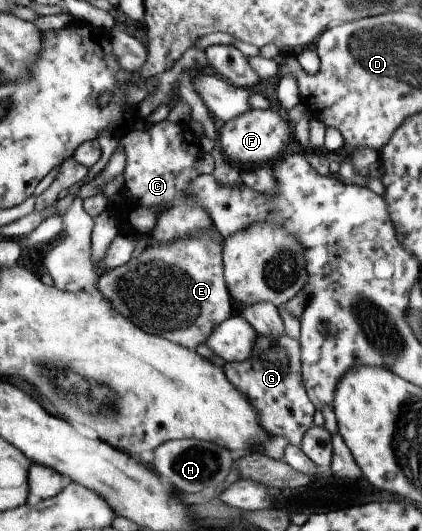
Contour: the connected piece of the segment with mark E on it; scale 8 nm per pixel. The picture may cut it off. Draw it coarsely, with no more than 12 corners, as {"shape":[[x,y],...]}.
{"shape":[[215,228],[146,246],[98,288],[195,349],[237,312]]}

